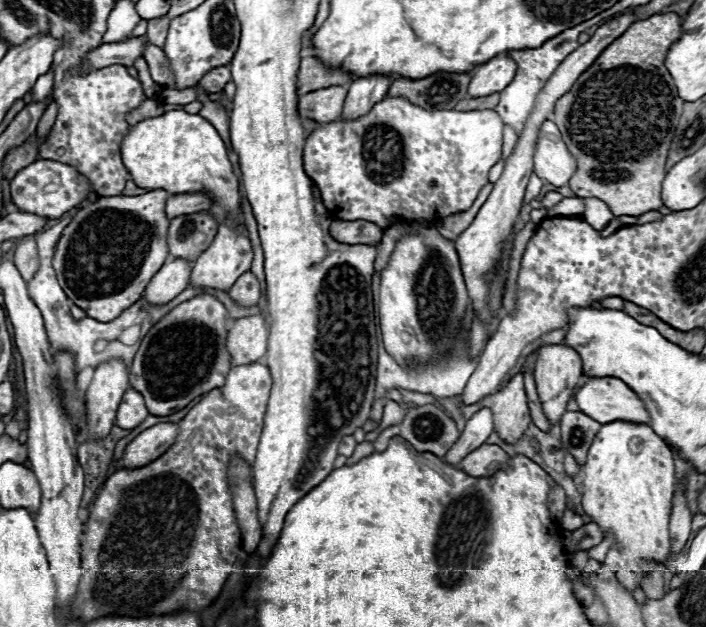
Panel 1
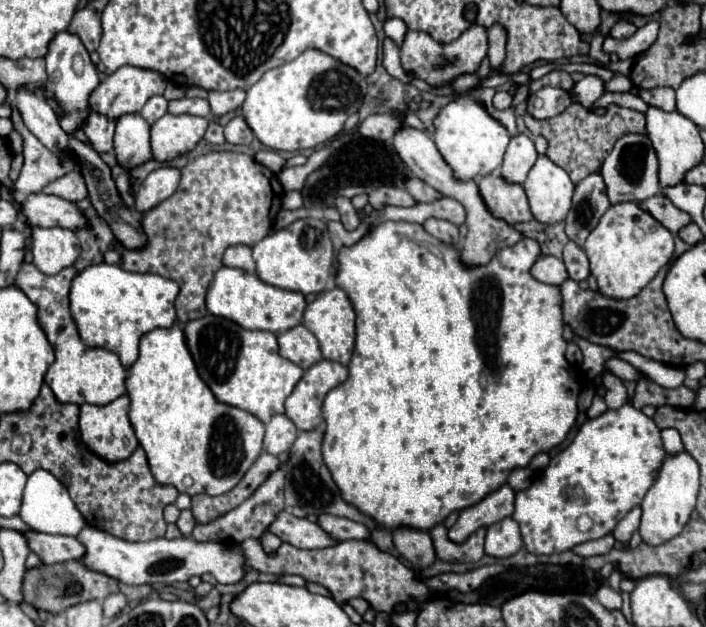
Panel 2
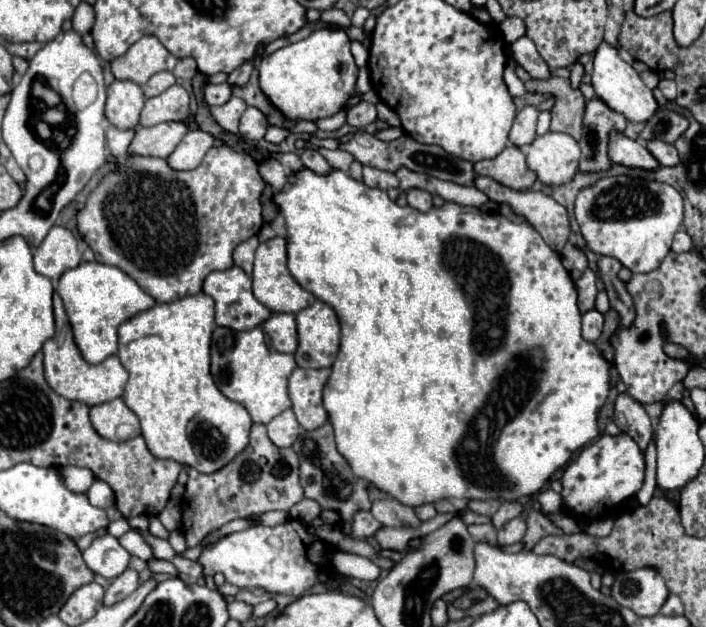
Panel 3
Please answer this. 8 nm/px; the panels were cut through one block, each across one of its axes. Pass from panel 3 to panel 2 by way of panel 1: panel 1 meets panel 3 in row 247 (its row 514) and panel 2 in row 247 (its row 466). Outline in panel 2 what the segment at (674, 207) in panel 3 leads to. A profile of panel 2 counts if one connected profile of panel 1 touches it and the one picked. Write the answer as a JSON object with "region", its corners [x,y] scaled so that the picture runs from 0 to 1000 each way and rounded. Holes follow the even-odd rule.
{"region":[[[895,319],[867,325],[833,373],[824,396],[836,415],[836,431],[847,447],[850,466],[864,475],[895,475],[949,418],[955,408],[955,380],[921,338],[907,332],[904,319]]]}

